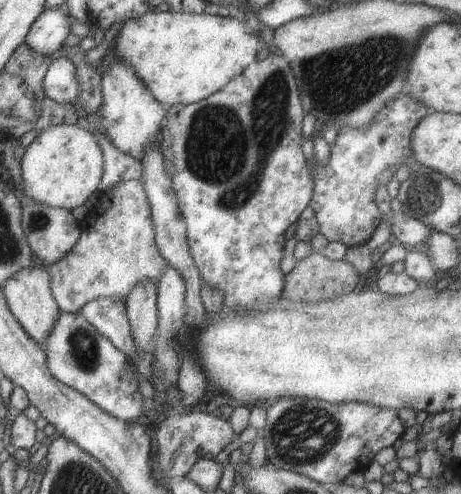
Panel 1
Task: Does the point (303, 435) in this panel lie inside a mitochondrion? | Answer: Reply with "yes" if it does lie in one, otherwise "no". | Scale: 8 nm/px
yes

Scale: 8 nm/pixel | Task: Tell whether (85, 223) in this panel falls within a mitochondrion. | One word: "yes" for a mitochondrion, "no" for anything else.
no

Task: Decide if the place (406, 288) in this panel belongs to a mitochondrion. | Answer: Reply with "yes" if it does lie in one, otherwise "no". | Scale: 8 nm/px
no

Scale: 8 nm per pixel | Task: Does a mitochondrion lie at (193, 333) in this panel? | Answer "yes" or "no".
no

